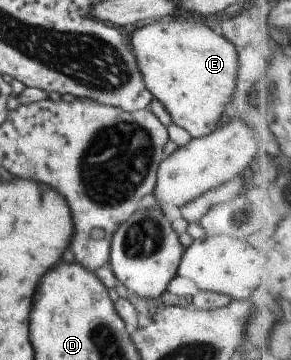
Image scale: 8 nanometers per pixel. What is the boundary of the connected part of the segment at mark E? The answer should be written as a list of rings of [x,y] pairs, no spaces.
[[[178,16],[136,25],[129,34],[129,47],[136,59],[143,85],[165,108],[171,122],[186,130],[192,139],[202,138],[210,133],[218,116],[225,111],[235,85],[238,50],[234,45],[222,35],[216,35],[202,22]]]

